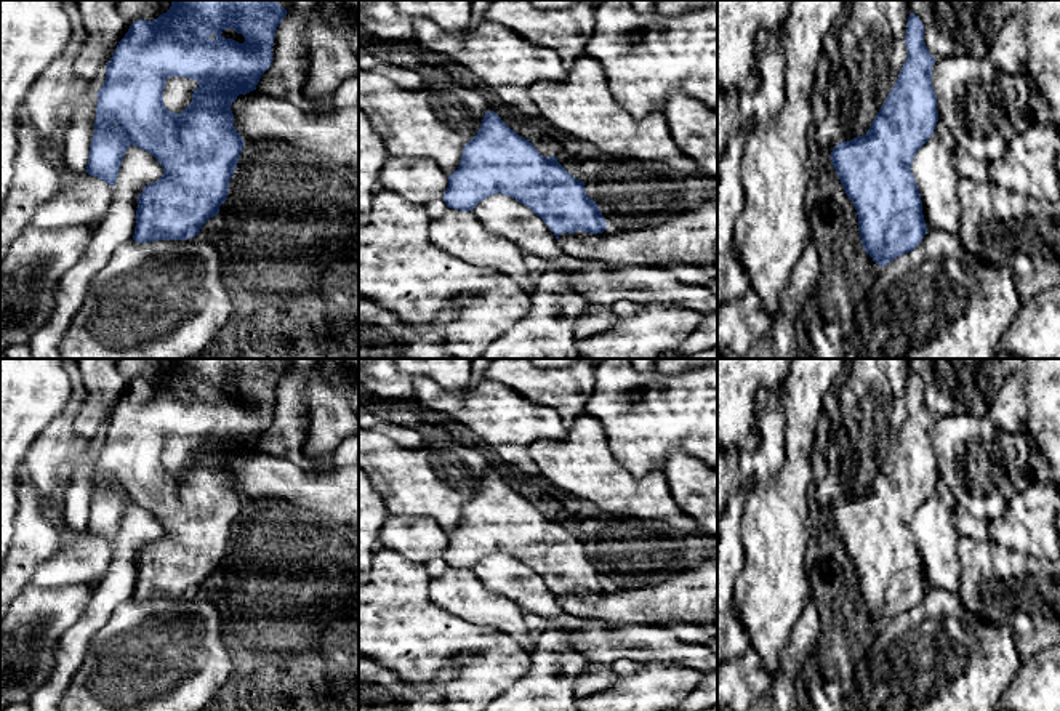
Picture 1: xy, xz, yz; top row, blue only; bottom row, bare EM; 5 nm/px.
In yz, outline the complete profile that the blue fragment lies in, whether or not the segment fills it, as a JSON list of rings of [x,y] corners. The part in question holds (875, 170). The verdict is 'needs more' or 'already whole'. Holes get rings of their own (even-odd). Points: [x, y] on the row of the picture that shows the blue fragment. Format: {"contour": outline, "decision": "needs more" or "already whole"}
{"contour": [[[914,13],[908,18],[905,42],[908,58],[873,125],[865,136],[839,143],[831,152],[833,167],[857,210],[863,248],[881,267],[913,251],[927,232],[956,234],[961,224],[961,176],[951,160],[958,144],[938,120],[932,85],[935,58],[924,43],[924,24]]], "decision": "needs more"}

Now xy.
{"contour": [[[171,0],[167,13],[154,21],[135,21],[118,42],[107,67],[98,78],[85,83],[82,99],[74,106],[72,123],[64,131],[64,157],[74,170],[102,179],[114,187],[106,216],[93,229],[88,248],[59,280],[54,293],[54,311],[46,325],[30,338],[32,359],[61,359],[61,343],[83,306],[86,290],[110,256],[126,242],[187,240],[199,235],[202,226],[219,213],[227,200],[229,181],[237,168],[243,139],[234,127],[232,102],[239,94],[256,90],[261,75],[271,67],[274,35],[287,16],[275,0]],[[234,29],[245,37],[243,43],[221,34]],[[168,77],[197,80],[192,102],[175,114],[163,104]]], "decision": "needs more"}

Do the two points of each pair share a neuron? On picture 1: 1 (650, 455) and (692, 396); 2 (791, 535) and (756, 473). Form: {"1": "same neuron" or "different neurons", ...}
{"1": "same neuron", "2": "different neurons"}

